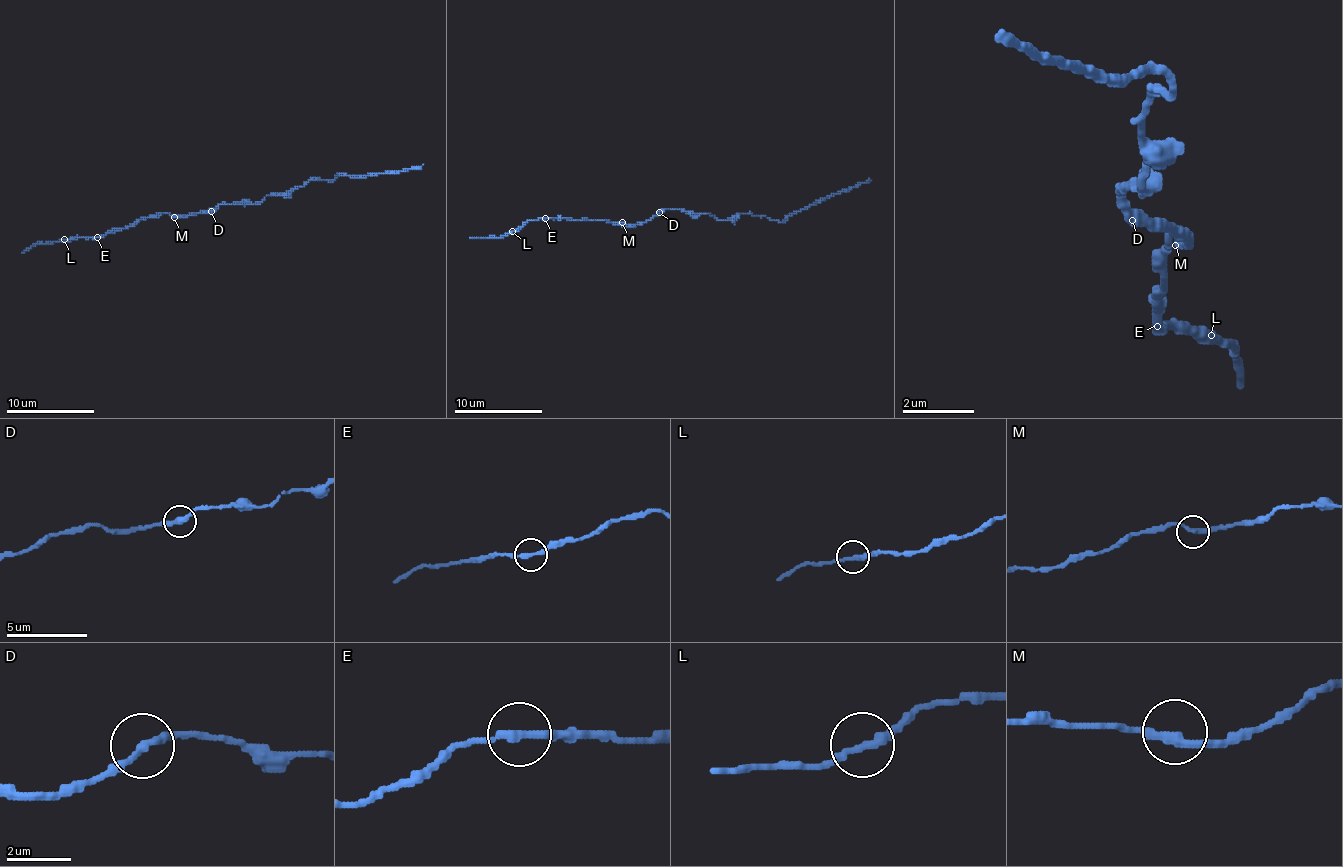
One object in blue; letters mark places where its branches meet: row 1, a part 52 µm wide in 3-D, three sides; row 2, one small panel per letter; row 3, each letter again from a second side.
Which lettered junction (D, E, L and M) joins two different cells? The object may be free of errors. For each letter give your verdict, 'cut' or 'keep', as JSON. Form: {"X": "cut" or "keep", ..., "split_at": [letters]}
{"D": "keep", "E": "keep", "L": "keep", "M": "keep", "split_at": []}

